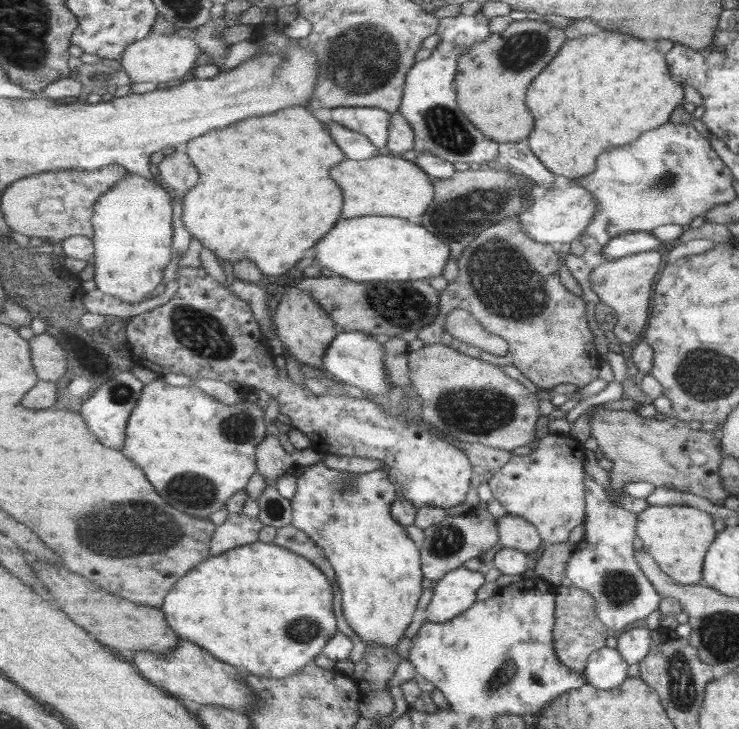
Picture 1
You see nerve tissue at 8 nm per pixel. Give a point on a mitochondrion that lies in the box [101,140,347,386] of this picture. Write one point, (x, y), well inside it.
(204, 336)

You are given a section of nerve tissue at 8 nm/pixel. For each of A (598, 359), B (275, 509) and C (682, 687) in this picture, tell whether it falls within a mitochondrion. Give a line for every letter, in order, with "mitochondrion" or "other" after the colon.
A: other
B: other
C: mitochondrion

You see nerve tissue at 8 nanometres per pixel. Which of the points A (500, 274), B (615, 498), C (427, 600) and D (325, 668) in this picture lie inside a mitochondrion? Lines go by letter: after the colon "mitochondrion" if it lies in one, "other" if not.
A: mitochondrion
B: other
C: other
D: other

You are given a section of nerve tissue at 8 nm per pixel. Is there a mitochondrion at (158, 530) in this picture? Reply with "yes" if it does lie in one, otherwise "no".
yes

